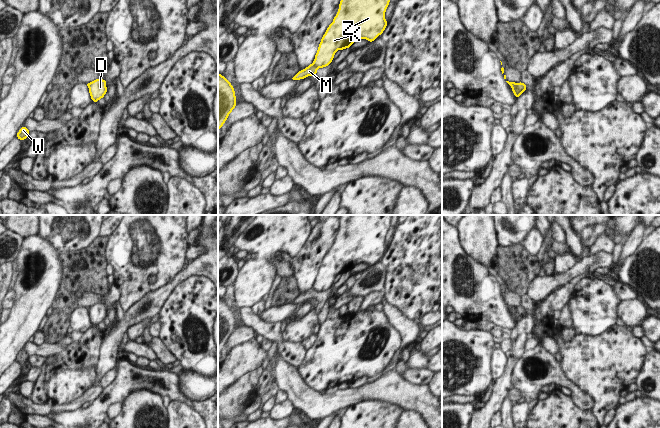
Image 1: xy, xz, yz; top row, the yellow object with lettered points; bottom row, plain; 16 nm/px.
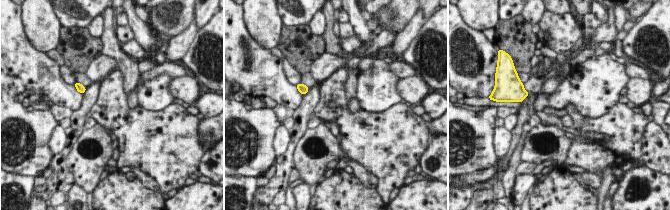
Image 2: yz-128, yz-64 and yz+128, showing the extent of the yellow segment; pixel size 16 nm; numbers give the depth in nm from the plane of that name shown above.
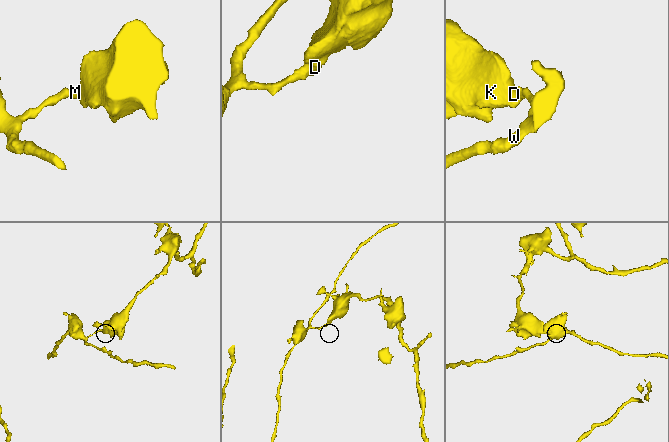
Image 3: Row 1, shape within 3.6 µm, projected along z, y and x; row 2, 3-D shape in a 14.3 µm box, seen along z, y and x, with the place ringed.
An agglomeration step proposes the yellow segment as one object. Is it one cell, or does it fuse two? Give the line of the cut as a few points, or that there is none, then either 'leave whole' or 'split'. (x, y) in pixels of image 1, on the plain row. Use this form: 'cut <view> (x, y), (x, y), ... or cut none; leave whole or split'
cut yz (515, 308), (521, 316); split

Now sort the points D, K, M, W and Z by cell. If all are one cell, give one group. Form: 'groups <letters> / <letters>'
groups D K Z / M W

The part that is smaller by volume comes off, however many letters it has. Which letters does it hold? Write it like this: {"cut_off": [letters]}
{"cut_off": ["M", "W"]}

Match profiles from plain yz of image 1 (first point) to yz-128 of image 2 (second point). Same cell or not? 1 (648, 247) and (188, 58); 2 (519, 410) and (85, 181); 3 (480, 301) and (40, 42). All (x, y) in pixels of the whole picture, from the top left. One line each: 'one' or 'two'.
1: one
2: two
3: two

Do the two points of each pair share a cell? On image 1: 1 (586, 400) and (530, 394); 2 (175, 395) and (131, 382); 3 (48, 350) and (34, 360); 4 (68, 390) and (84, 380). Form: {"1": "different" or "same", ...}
{"1": "same", "2": "same", "3": "different", "4": "same"}

